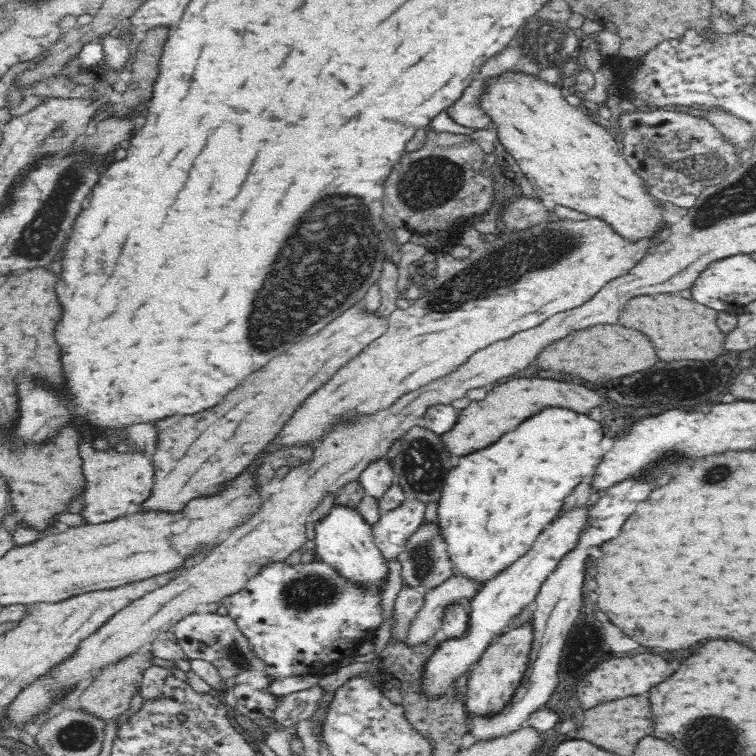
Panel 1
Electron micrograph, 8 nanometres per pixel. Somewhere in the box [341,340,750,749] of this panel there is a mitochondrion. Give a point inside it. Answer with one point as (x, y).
(423, 463)

